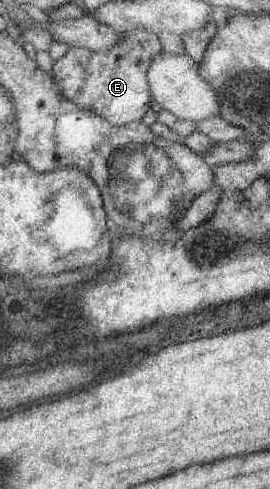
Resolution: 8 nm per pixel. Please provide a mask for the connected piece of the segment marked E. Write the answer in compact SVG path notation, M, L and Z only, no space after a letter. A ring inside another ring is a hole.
M138 28L120 34L120 41L108 51L92 51L69 47L65 55L54 62L52 76L62 95L81 108L90 109L105 117L112 125L140 121L152 107L152 94L147 71L150 61L162 53L157 34Z

